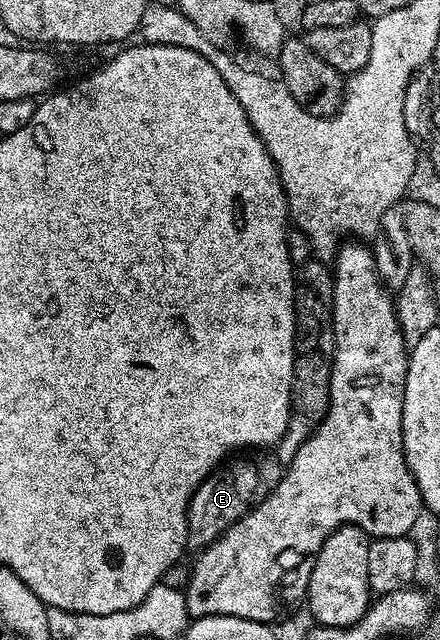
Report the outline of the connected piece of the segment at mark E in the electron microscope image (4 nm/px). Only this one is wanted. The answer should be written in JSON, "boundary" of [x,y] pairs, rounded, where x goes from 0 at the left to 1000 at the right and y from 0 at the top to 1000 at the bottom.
{"boundary":[[[620,708],[577,711],[584,711],[577,717],[532,716],[520,720],[532,723],[514,722],[470,744],[452,764],[443,764],[425,802],[425,855],[432,863],[455,864],[480,853],[509,830],[534,820],[534,814],[550,811],[573,792],[589,791],[620,769],[625,758],[634,758],[643,741],[641,719]]]}

